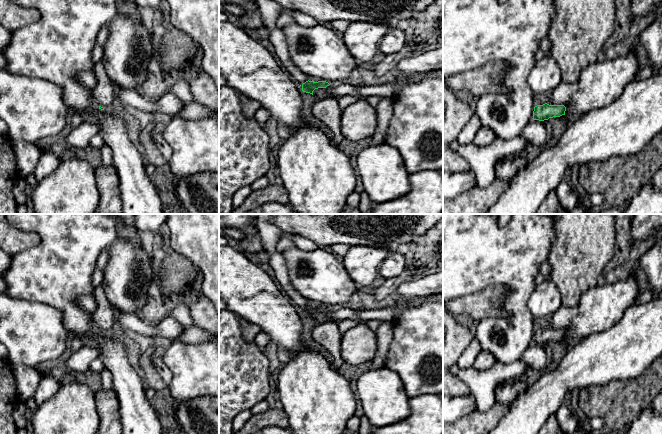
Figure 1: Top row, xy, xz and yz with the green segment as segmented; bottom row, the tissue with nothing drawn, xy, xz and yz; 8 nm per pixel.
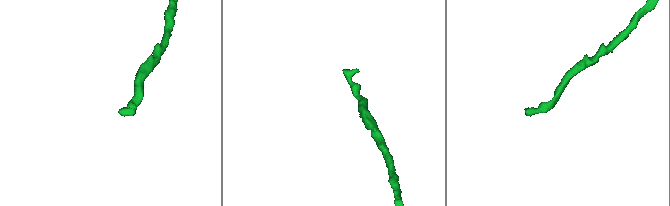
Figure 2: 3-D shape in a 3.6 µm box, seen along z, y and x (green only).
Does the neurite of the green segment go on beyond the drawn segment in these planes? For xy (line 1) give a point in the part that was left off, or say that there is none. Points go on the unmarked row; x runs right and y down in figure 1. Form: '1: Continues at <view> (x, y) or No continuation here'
1: No continuation here

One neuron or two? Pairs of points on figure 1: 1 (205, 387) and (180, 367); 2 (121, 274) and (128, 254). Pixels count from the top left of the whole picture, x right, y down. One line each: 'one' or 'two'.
1: one
2: one

